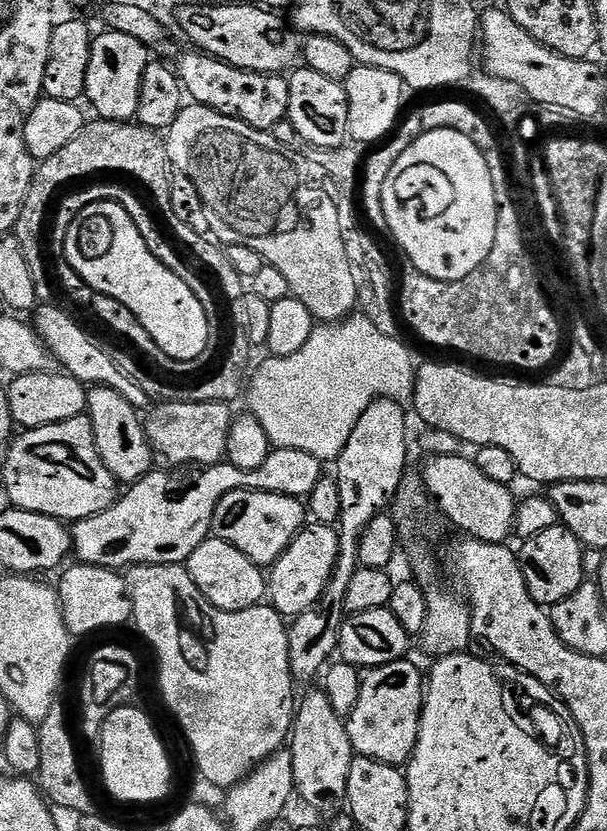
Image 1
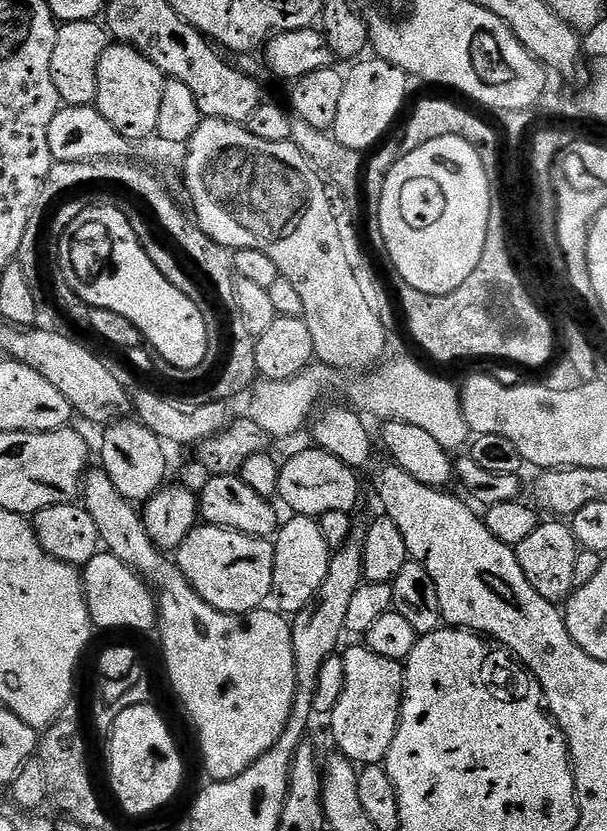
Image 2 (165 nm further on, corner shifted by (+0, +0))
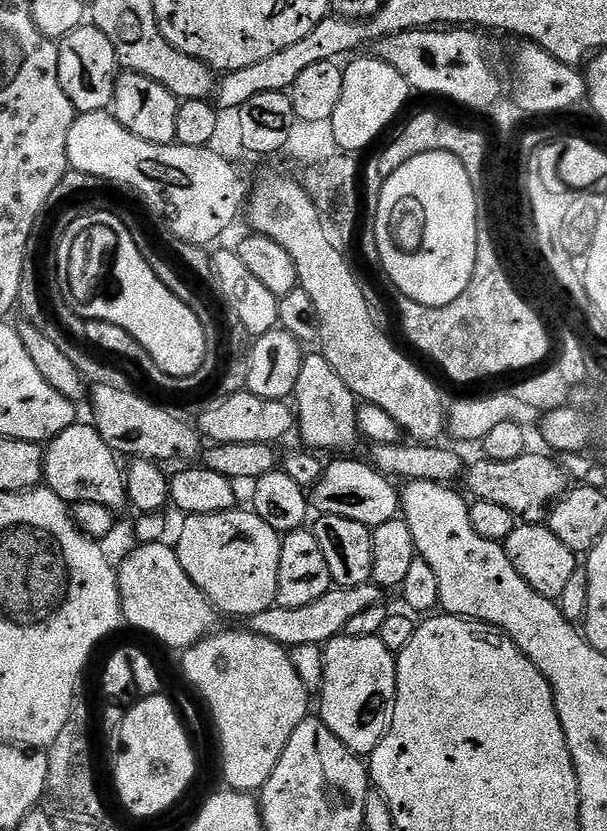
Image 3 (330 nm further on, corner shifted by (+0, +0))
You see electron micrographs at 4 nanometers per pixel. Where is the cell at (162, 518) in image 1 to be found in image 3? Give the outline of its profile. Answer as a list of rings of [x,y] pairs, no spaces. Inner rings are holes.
[[[348,458],[333,459],[336,461],[325,467],[322,478],[311,489],[310,500],[315,511],[325,516],[338,514],[338,518],[354,518],[354,522],[362,522],[370,529],[382,526],[382,522],[397,519],[401,515],[400,492],[395,488],[397,485],[372,467],[371,463],[344,459]]]

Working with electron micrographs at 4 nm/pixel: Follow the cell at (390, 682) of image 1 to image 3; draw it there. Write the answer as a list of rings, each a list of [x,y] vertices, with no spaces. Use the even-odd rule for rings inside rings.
[[[338,635],[327,644],[324,650],[324,677],[318,693],[320,699],[319,719],[324,721],[340,741],[351,752],[361,758],[371,757],[373,750],[392,725],[392,708],[396,705],[396,656],[380,641],[379,636]]]

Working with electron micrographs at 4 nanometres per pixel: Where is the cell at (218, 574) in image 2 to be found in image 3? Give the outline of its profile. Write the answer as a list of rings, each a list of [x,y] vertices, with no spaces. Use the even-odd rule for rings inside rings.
[[[240,511],[187,517],[174,547],[182,570],[190,574],[190,582],[206,594],[217,613],[247,618],[276,604],[282,536],[266,526],[256,512]]]

